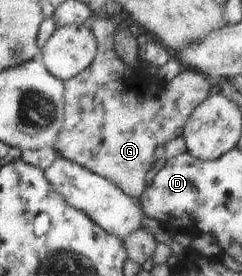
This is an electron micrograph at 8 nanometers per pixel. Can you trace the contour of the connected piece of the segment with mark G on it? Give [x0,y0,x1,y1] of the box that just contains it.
[54,16,213,198]

